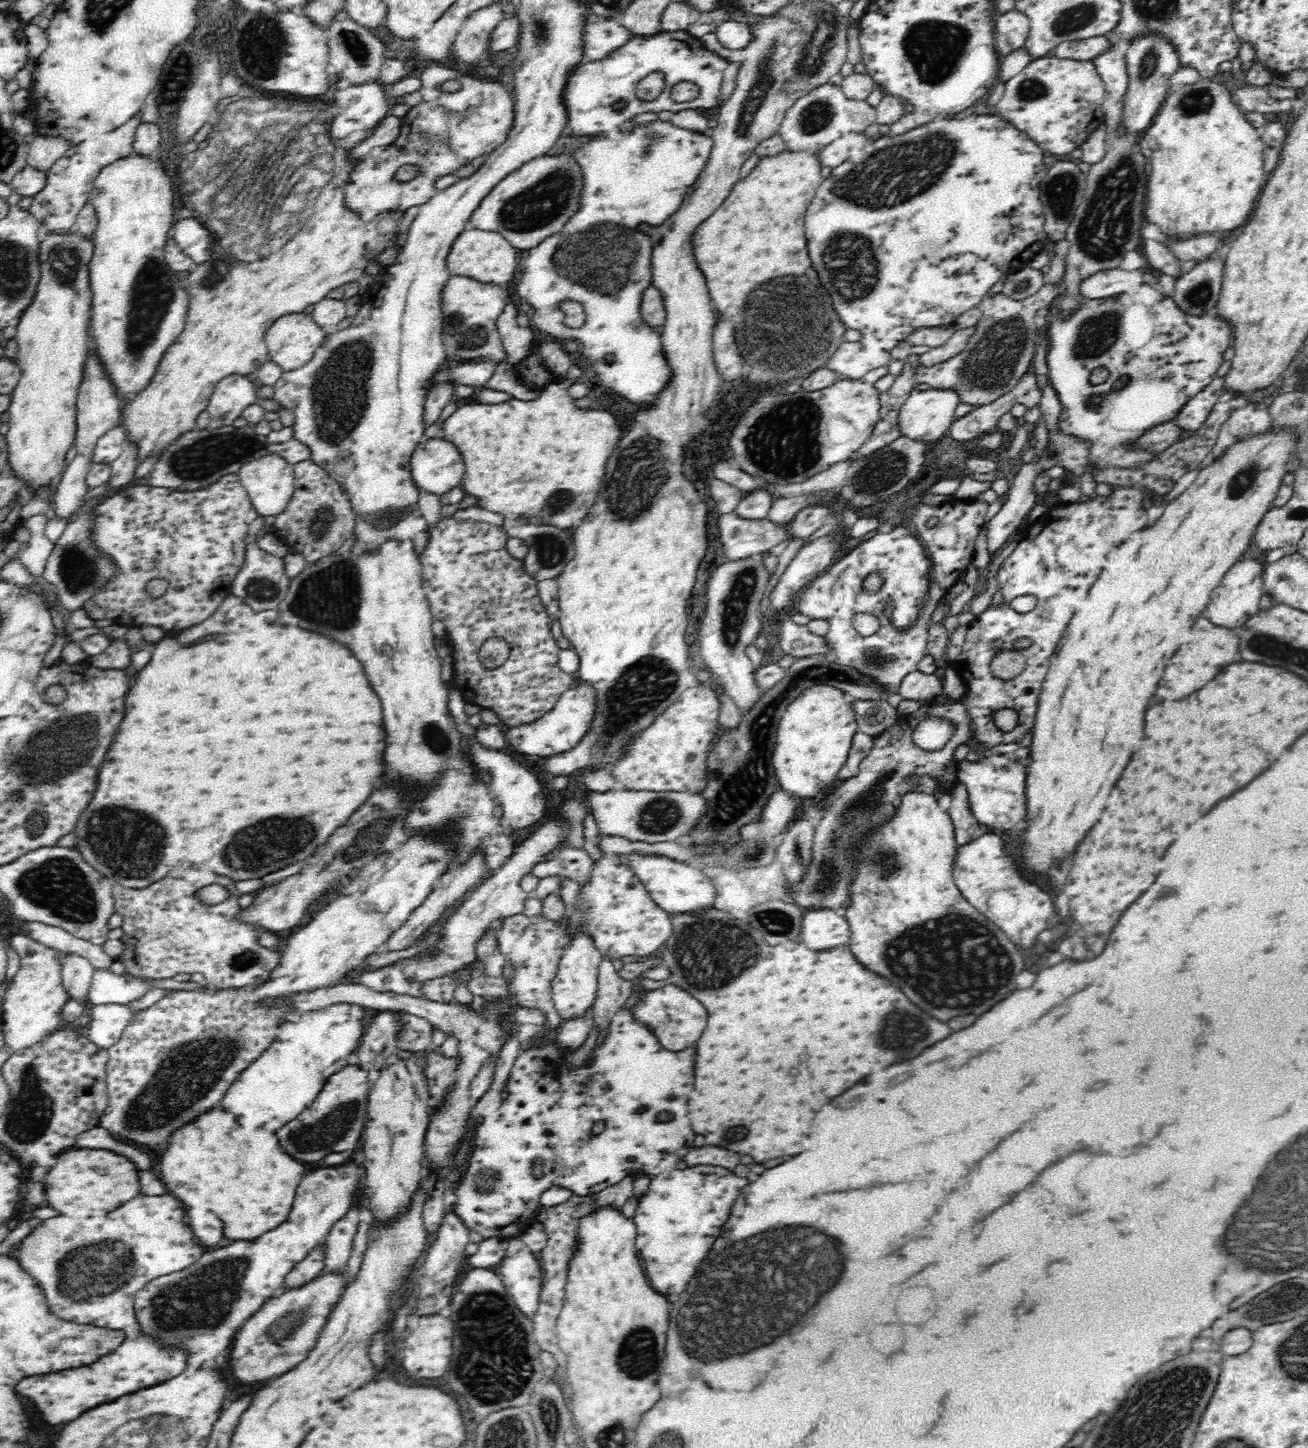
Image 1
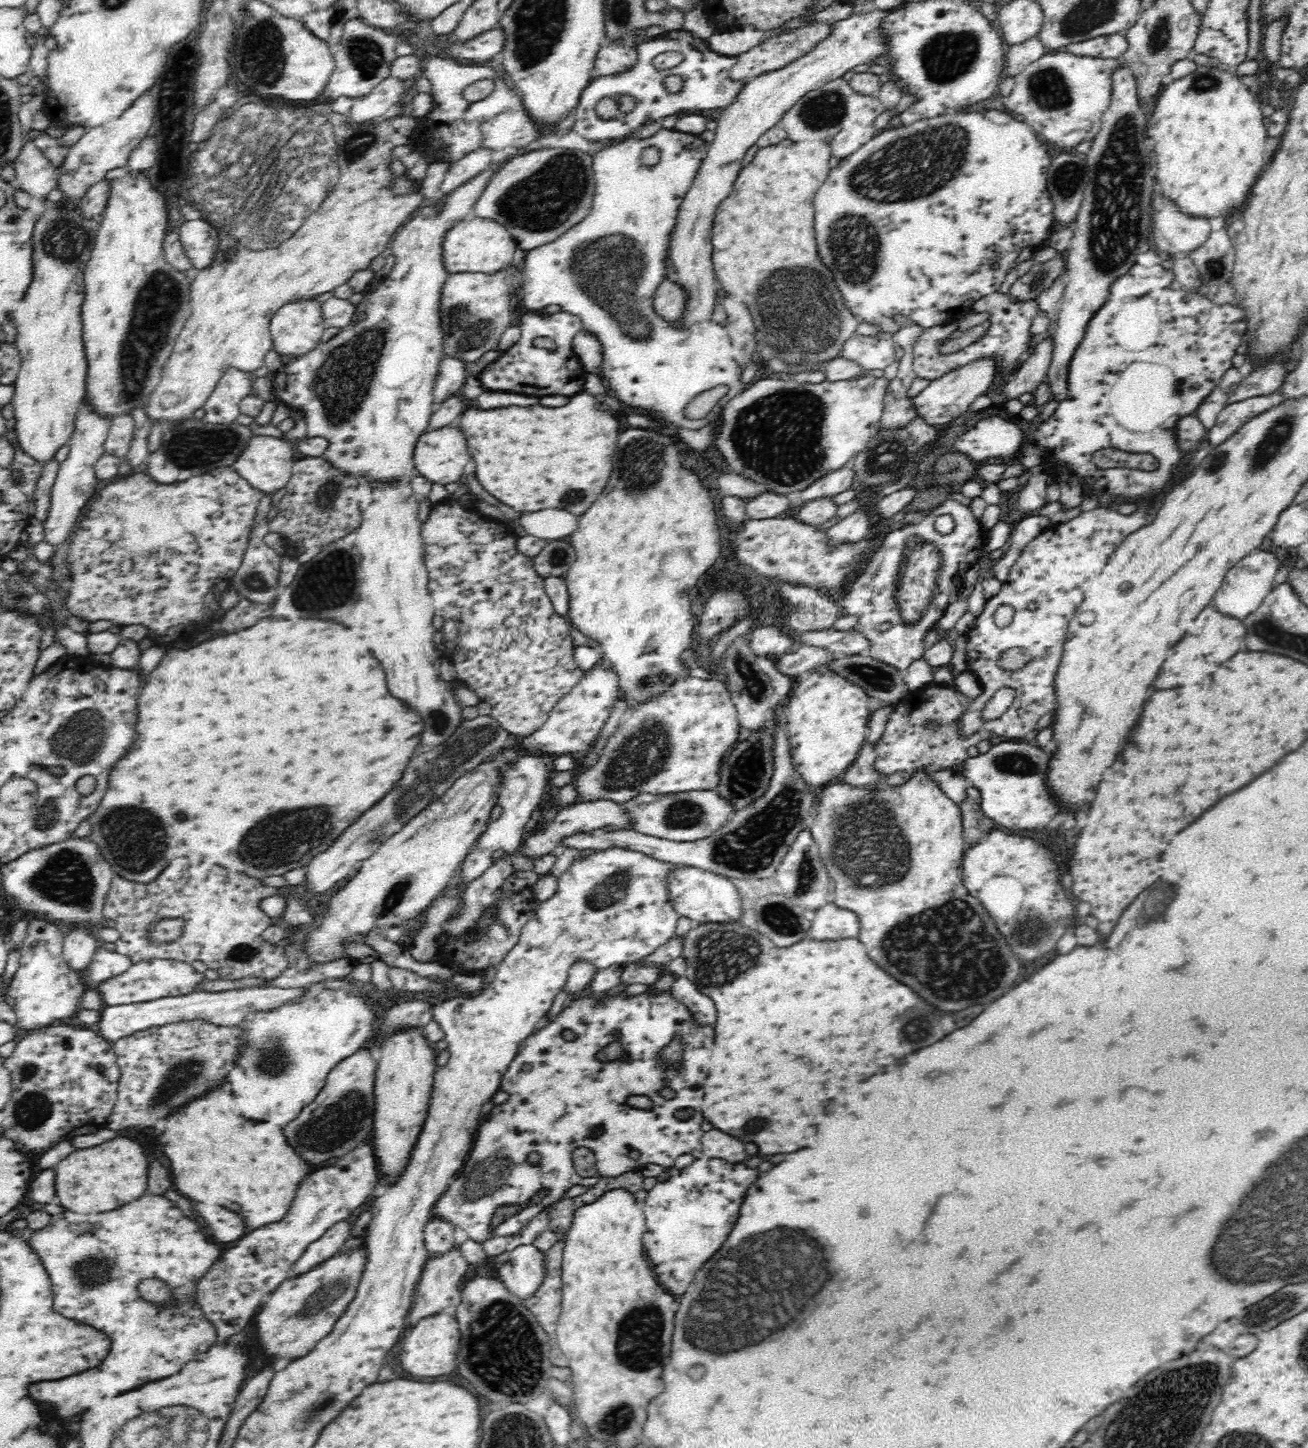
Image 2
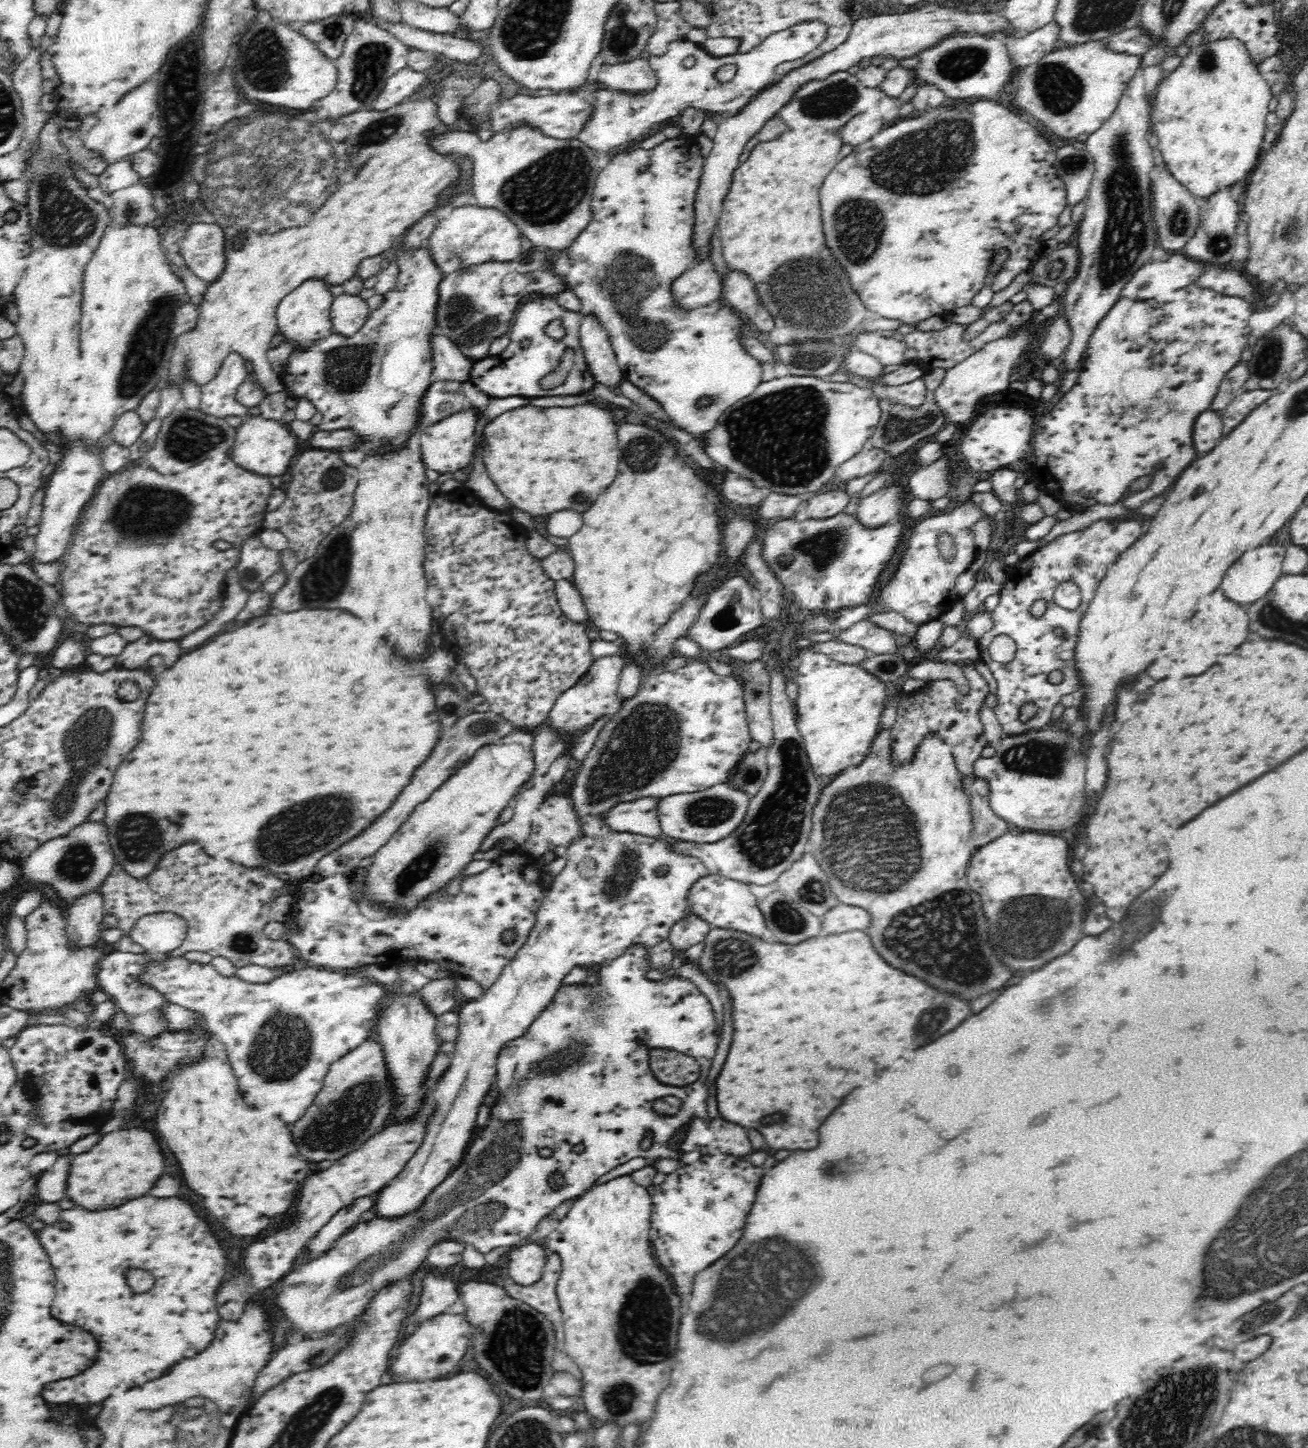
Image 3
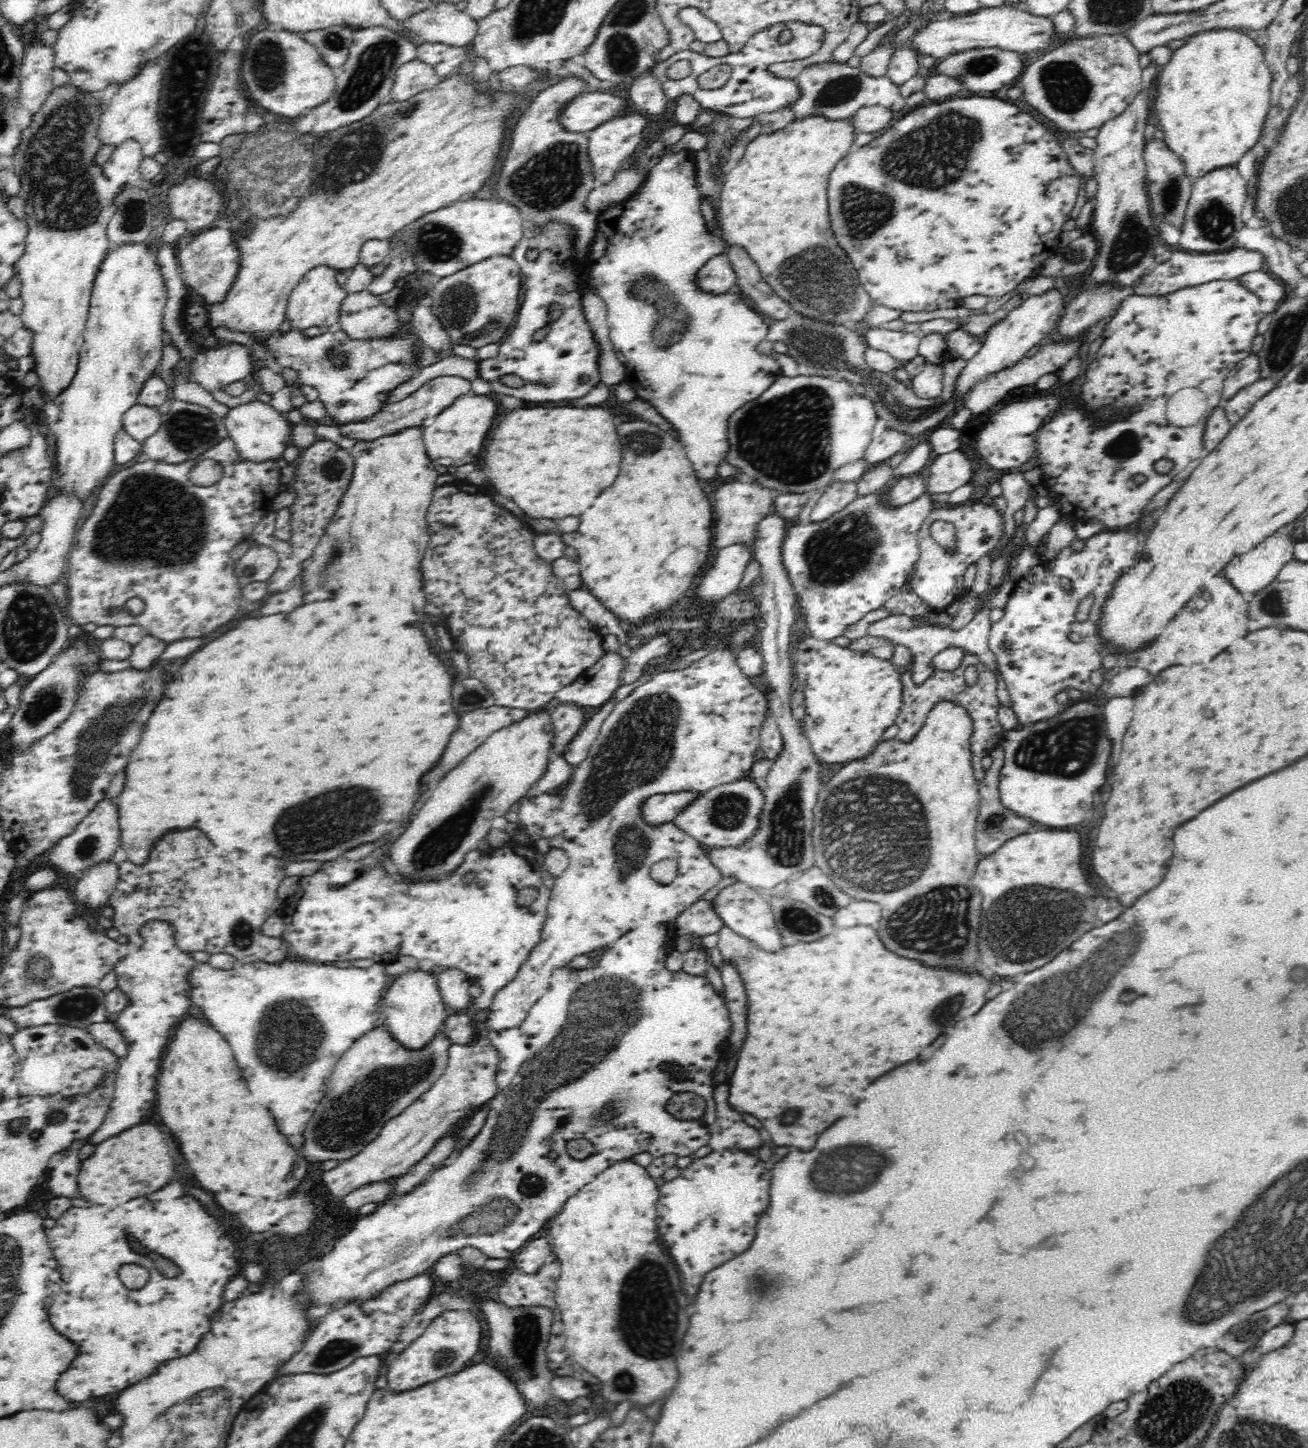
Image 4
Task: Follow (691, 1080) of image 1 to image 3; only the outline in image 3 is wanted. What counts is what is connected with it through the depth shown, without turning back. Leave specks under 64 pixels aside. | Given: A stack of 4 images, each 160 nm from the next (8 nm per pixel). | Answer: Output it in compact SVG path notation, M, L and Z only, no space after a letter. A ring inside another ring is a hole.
M632 943L627 946L621 955L618 955L614 960L610 961L608 966L602 966L600 968L600 980L598 984L561 984L559 989L555 992L555 996L551 998L551 1001L546 1005L546 1008L531 1022L528 1030L520 1035L518 1038L510 1039L503 1042L502 1046L497 1052L497 1062L495 1064L495 1078L496 1088L498 1088L498 1098L496 1098L494 1104L491 1107L491 1116L488 1126L479 1128L476 1130L474 1140L467 1146L463 1159L454 1170L451 1170L446 1178L438 1183L423 1201L411 1211L406 1214L398 1215L397 1217L388 1217L388 1215L378 1215L372 1220L366 1220L364 1222L358 1221L350 1230L346 1231L342 1236L337 1238L337 1241L326 1251L324 1254L312 1258L312 1262L308 1264L302 1264L298 1272L292 1272L284 1278L284 1284L280 1288L278 1298L274 1300L276 1308L280 1308L284 1315L290 1321L290 1338L296 1338L300 1336L314 1336L320 1333L330 1332L332 1327L341 1325L345 1322L350 1322L354 1317L362 1316L364 1310L368 1308L370 1302L373 1301L374 1296L377 1296L378 1292L384 1290L394 1284L394 1282L408 1281L412 1274L416 1274L420 1270L420 1266L424 1264L424 1260L428 1258L428 1252L434 1244L438 1242L462 1242L465 1245L472 1245L477 1248L482 1254L488 1254L496 1248L510 1248L510 1246L516 1246L520 1244L520 1240L526 1240L532 1236L532 1232L536 1232L538 1224L544 1220L544 1218L550 1217L562 1202L574 1199L582 1194L582 1188L586 1188L598 1180L600 1176L604 1176L606 1172L616 1168L620 1164L624 1164L634 1157L643 1157L652 1163L655 1160L662 1160L662 1158L682 1158L686 1152L694 1152L698 1150L700 1146L708 1144L708 1140L704 1138L706 1130L708 1130L708 1124L712 1118L708 1118L708 1110L706 1110L706 1100L708 1100L708 1088L704 1086L706 1082L694 1082L690 1086L664 1086L664 1084L658 1084L656 1080L646 1080L646 1072L650 1070L648 1066L648 1052L650 1050L658 1050L658 1048L668 1048L668 1050L676 1050L676 1052L682 1052L682 1054L688 1054L692 1058L698 1060L700 1066L710 1066L712 1064L712 1058L716 1054L716 1014L714 1014L714 1006L710 1002L710 998L706 994L702 993L698 986L689 980L682 977L666 975L661 980L648 980L646 974L648 970L652 968L653 963L650 958L650 951L648 951L648 945L642 945L642 943ZM574 1076L574 1078L572 1078ZM668 1094L674 1094L678 1098L682 1098L686 1102L686 1106L681 1106L674 1116L670 1118L662 1118L662 1116L656 1116L656 1112L652 1110L654 1102L662 1096L668 1096ZM660 1120L660 1122L658 1122ZM652 1130L654 1132L654 1138L652 1138L652 1146L649 1149L643 1150L640 1147L642 1136L644 1132ZM572 1144L584 1144L586 1150L582 1154L574 1154L570 1148ZM542 1148L554 1148L554 1156L544 1160L544 1156L540 1156L540 1150ZM552 1178L558 1178L558 1188L554 1188L554 1180Z

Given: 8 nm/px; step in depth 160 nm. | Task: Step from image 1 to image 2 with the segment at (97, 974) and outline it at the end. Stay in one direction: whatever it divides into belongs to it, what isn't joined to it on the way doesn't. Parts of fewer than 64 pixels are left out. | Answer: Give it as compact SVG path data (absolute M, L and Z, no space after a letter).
M151 958L134 963L120 976L98 984L98 992L106 1005L134 1004L135 1002L148 1002L168 996L188 996L194 992L202 992L202 982L206 982L204 972L196 972L194 966L178 959Z

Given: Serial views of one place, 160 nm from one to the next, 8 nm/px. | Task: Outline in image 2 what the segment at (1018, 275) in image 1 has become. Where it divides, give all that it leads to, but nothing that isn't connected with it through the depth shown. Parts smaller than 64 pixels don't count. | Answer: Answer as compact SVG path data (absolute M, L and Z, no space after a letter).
M1064 255L1052 257L1048 262L1034 263L1030 270L1020 276L1009 289L1008 294L1013 300L1027 301L1037 296L1054 284L1058 276L1066 272Z

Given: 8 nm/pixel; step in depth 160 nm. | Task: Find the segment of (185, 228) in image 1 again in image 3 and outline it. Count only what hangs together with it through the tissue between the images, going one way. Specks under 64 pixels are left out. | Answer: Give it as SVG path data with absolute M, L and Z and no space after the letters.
M192 223L179 235L183 264L206 285L220 280L226 270L226 233L218 223Z

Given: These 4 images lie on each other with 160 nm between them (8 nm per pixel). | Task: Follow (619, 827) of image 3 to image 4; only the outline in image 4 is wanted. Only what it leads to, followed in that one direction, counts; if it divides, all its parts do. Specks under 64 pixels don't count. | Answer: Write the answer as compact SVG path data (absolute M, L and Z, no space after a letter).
M694 789L656 794L646 800L646 804L642 806L642 815L648 823L672 822L700 796L704 796L704 792Z

